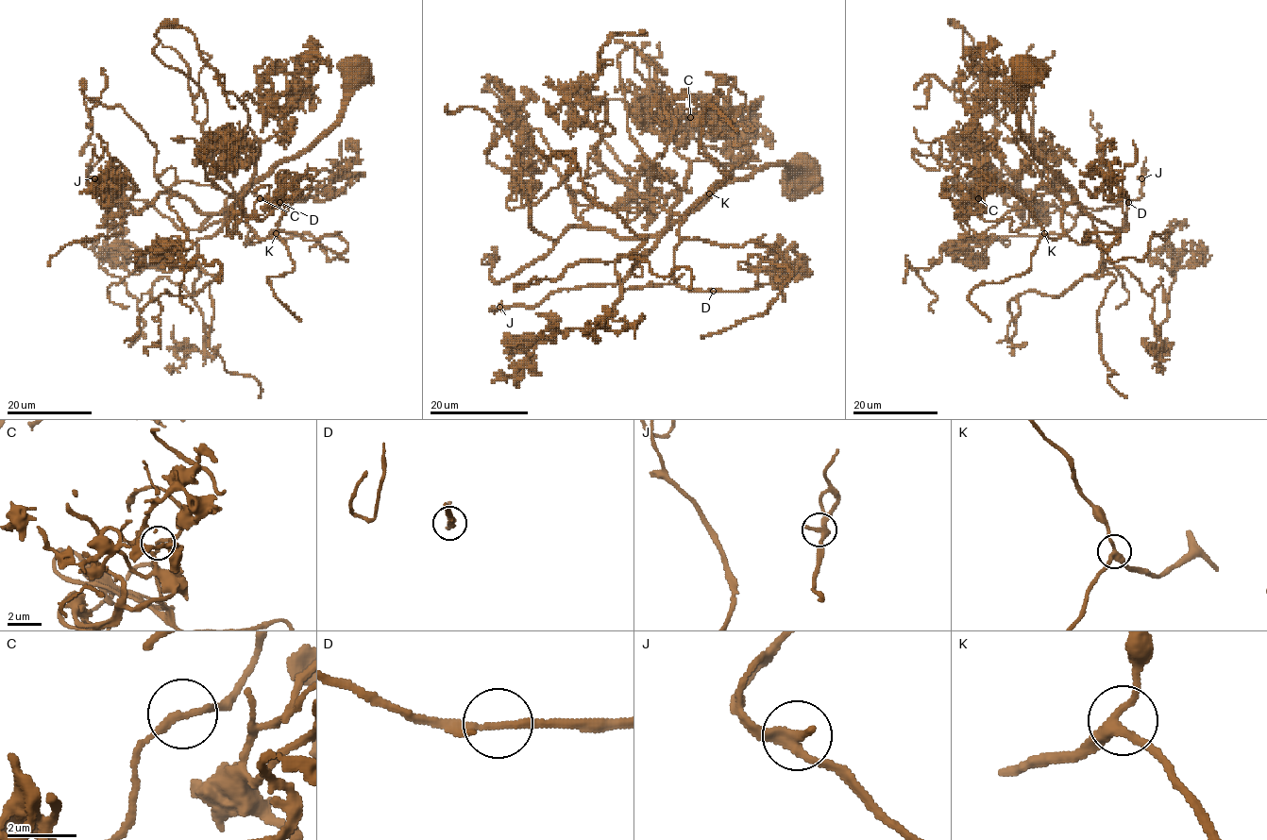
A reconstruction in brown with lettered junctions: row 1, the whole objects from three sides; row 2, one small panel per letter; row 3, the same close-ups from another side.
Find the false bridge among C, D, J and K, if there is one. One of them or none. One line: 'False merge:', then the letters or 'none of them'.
False merge: none of them

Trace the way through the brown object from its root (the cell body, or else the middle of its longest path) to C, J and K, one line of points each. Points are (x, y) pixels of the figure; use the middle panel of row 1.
C: (798, 179), (765, 164), (669, 227), (678, 189), (653, 174), (653, 159), (691, 117)
J: (798, 179), (783, 165), (765, 164), (724, 182), (681, 215), (619, 282), (560, 290), (532, 307), (499, 307)
K: (798, 179), (783, 165), (765, 164), (749, 176), (724, 182), (668, 226), (673, 213), (684, 214), (709, 193)

